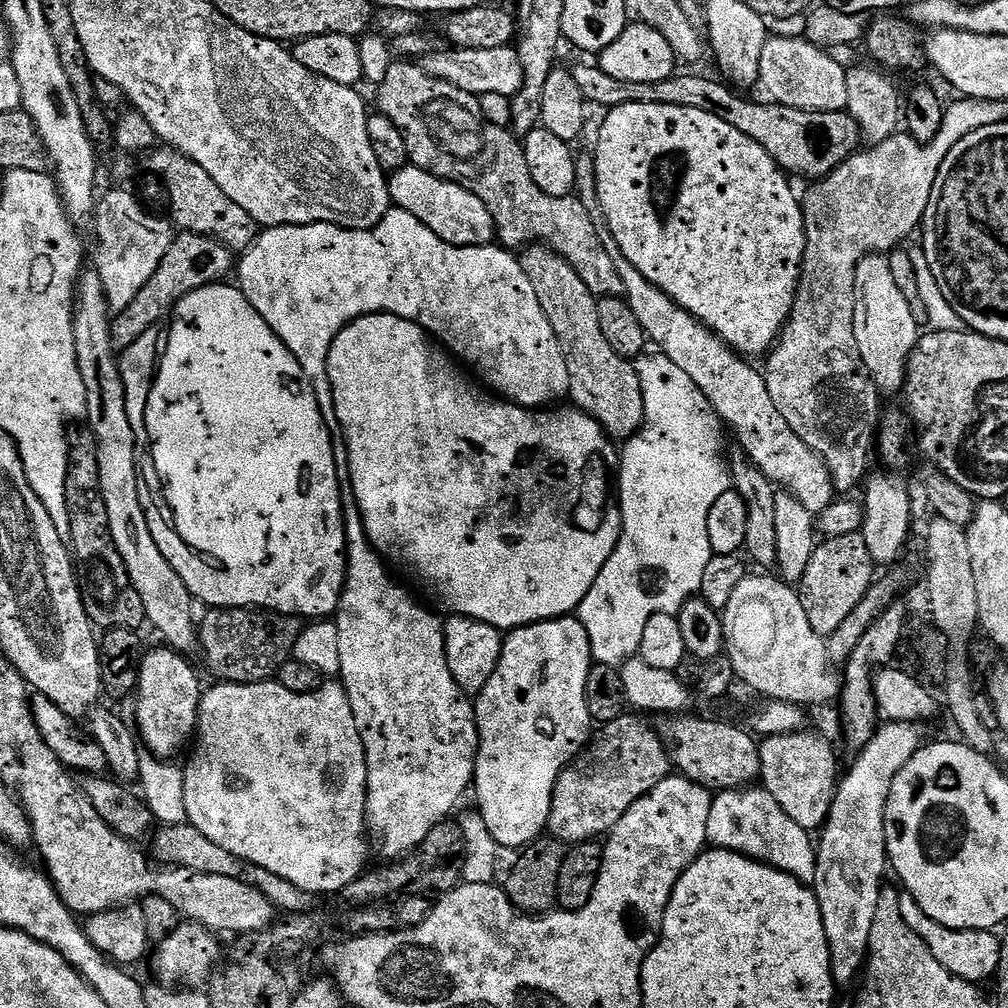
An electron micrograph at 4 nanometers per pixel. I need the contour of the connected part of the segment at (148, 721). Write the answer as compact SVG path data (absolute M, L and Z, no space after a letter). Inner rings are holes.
M167 646L159 647L153 652L145 651L140 662L140 680L134 693L134 728L151 755L171 761L184 747L189 747L198 731L202 687L195 670L184 661L187 659L181 653Z

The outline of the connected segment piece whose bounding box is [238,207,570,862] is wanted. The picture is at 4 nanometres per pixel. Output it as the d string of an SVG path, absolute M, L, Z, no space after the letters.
M393 207L386 215L378 222L376 228L340 228L337 224L287 224L286 226L278 226L277 228L266 228L263 229L257 235L256 240L249 246L245 252L239 257L238 260L238 276L240 272L240 281L238 281L238 287L240 293L248 299L250 306L254 306L254 310L258 310L258 314L262 314L262 318L266 318L266 322L270 326L270 330L274 330L274 334L278 334L278 338L286 346L286 350L290 350L290 354L294 354L294 358L298 358L298 366L302 366L302 370L306 374L306 378L312 384L312 389L314 394L318 398L318 410L322 410L322 418L328 424L328 429L330 430L330 442L334 446L334 466L338 470L338 478L340 479L340 504L344 507L344 543L346 545L346 571L344 573L344 587L340 590L340 601L336 607L334 613L334 619L336 625L338 626L338 658L340 659L340 674L338 677L339 683L344 685L346 694L350 698L350 710L354 714L354 722L358 726L358 734L360 735L360 741L364 747L364 765L368 771L368 801L366 802L366 810L364 811L364 818L366 821L366 828L369 833L374 837L374 844L380 847L380 852L385 857L383 858L388 862L395 862L405 856L408 853L413 852L420 843L426 838L426 834L430 834L430 830L434 830L438 825L445 823L449 819L448 816L456 808L456 803L464 796L464 791L471 789L474 784L474 777L476 774L476 755L478 754L478 746L480 745L480 739L478 738L478 730L476 729L476 710L473 704L473 701L469 697L464 695L464 691L458 686L458 682L454 682L454 674L450 674L450 666L446 662L446 642L444 641L444 625L442 623L441 617L436 617L434 613L427 612L406 589L403 588L400 584L395 584L392 581L392 576L388 573L389 565L385 563L382 559L379 552L372 547L372 544L368 540L368 535L364 529L364 519L360 513L360 507L358 502L354 498L354 490L352 489L352 475L350 474L350 458L348 457L348 447L346 446L346 438L344 437L344 432L340 429L340 423L336 417L336 411L334 410L334 398L332 397L332 387L330 386L330 378L328 377L328 351L330 346L334 342L334 338L337 336L342 329L346 327L347 324L352 323L352 321L357 320L360 316L372 316L375 312L389 312L392 316L397 316L398 318L406 318L410 322L414 322L418 325L419 328L424 329L429 336L435 338L457 361L469 364L482 379L485 380L483 383L487 385L489 389L497 397L503 398L513 404L520 404L523 408L535 408L537 410L543 409L545 406L555 405L557 402L555 400L565 399L568 396L568 387L570 386L570 370L566 370L566 358L562 358L562 346L558 346L558 338L554 338L554 329L550 327L550 318L546 318L546 313L542 310L542 305L538 302L538 294L534 294L534 286L530 286L530 278L526 278L526 270L523 266L520 265L519 259L509 249L503 246L493 246L492 244L479 244L478 246L454 246L453 244L447 244L442 238L438 238L438 234L434 234L434 230L430 230L422 222L418 222L418 218L414 218L414 214L409 212L404 212L398 207Z

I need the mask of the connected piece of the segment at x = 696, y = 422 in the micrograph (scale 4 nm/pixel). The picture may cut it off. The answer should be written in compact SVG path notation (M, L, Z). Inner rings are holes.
M659 354L648 355L641 355L635 361L638 382L642 386L644 426L623 445L623 448L625 447L624 453L620 456L618 503L620 505L622 526L620 527L618 546L614 550L614 554L610 554L606 566L602 566L602 574L598 574L598 578L594 578L594 586L590 586L590 594L586 594L586 598L582 598L578 609L578 618L590 638L593 661L611 668L620 668L626 661L633 659L639 653L642 634L646 631L646 622L650 622L650 618L654 614L676 616L681 606L699 593L702 578L706 575L706 566L710 566L714 555L710 546L710 534L706 534L706 518L710 518L710 506L714 506L714 502L718 502L718 498L722 498L722 494L726 494L733 487L729 461L727 459L723 460L724 432L726 436L726 428L720 417L716 415L716 411L712 409L710 402L702 394L702 390L698 390L698 386L694 386L694 382L690 382L690 378L683 373L682 369L674 366L674 362L670 362L670 358Z

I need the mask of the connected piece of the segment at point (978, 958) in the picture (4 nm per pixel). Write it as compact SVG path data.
M906 891L900 892L900 909L902 922L906 922L906 926L910 926L910 930L922 938L922 942L926 942L930 954L934 954L934 958L938 958L938 962L942 962L950 974L973 982L991 981L995 977L1000 961L1000 936L995 931L975 932L942 926L934 922L934 918L930 918L930 914L926 914L926 910L922 910L922 906L918 906L918 902L914 902L914 898Z

